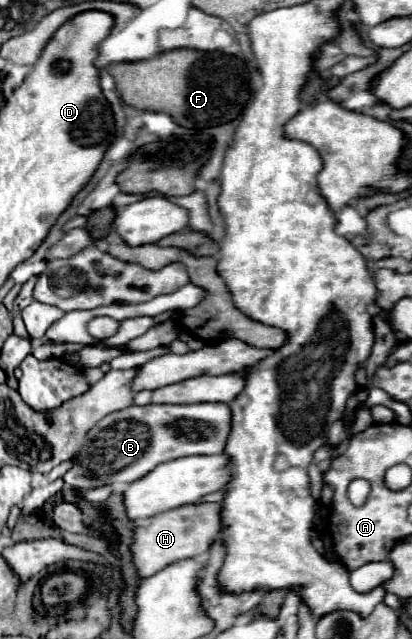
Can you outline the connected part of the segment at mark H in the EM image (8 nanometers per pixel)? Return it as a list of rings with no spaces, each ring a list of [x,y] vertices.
[[[219,503],[183,505],[177,509],[153,515],[147,525],[135,527],[133,541],[129,545],[139,581],[155,575],[157,571],[165,569],[175,561],[193,559],[207,553],[211,541],[217,535],[219,535]]]

